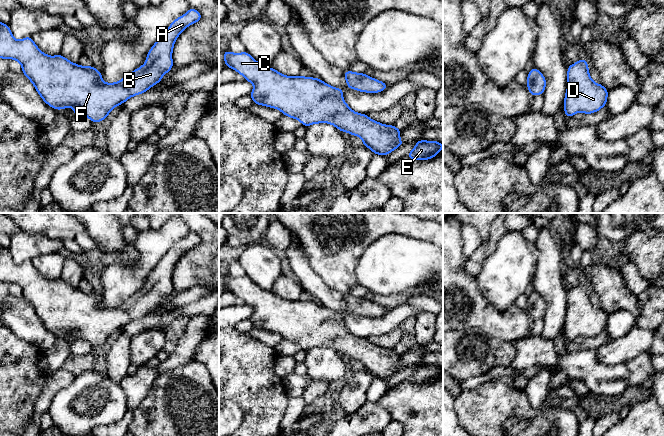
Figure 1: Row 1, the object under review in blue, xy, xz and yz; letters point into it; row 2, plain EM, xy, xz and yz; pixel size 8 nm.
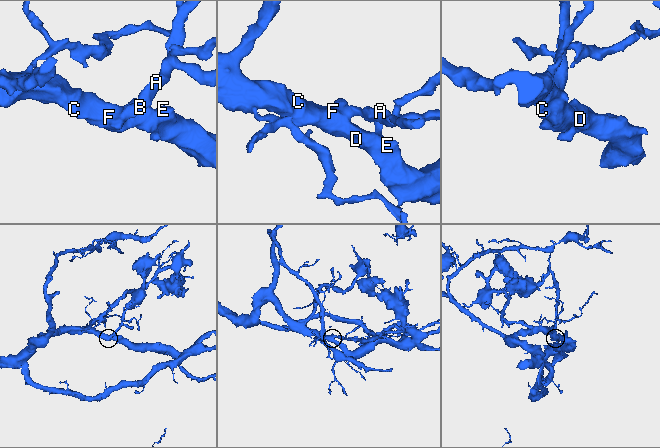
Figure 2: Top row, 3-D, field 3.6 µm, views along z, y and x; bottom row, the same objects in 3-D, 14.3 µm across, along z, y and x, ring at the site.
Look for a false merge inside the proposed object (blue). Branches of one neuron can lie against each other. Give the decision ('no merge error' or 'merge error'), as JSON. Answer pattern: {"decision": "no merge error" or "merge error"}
{"decision": "no merge error"}

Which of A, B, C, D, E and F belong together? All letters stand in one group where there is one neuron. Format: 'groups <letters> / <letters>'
groups A B C D E F

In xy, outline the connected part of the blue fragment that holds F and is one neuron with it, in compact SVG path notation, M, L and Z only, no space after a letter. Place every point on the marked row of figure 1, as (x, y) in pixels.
M194 8L175 19L150 48L146 62L115 83L105 83L99 70L92 66L72 63L61 54L49 56L43 53L31 36L16 40L8 24L0 22L0 58L14 59L22 66L22 72L31 81L43 101L53 109L72 107L75 115L88 117L94 124L103 121L113 108L129 98L148 91L160 83L162 77L173 68L172 52L178 36L203 17Z

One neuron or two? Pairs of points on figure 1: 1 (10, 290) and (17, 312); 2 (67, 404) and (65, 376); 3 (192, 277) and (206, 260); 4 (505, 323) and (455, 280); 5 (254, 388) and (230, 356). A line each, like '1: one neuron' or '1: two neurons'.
1: two neurons
2: two neurons
3: one neuron
4: one neuron
5: one neuron

